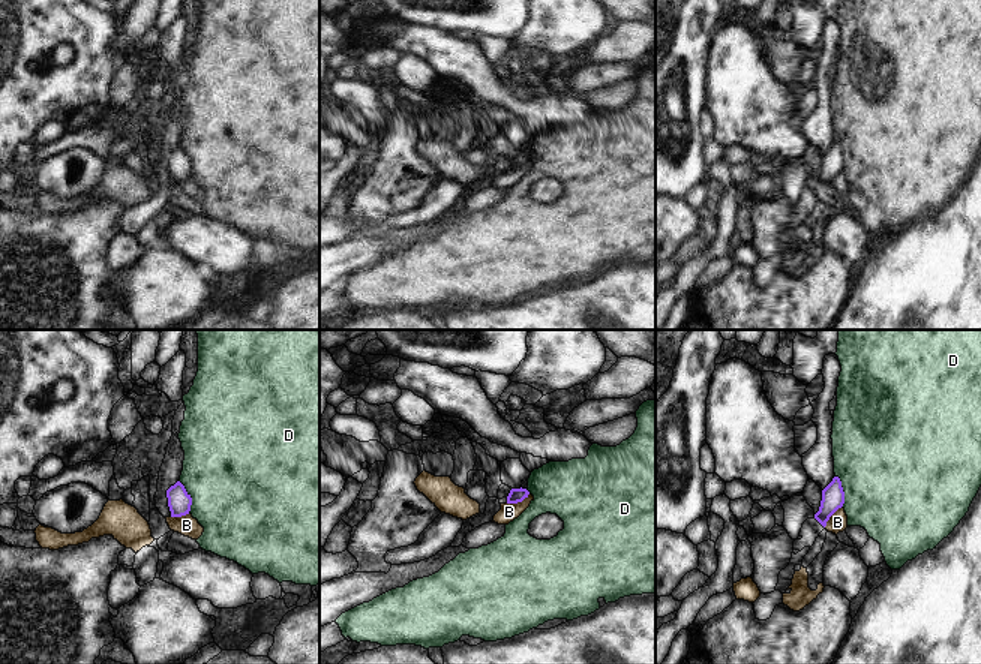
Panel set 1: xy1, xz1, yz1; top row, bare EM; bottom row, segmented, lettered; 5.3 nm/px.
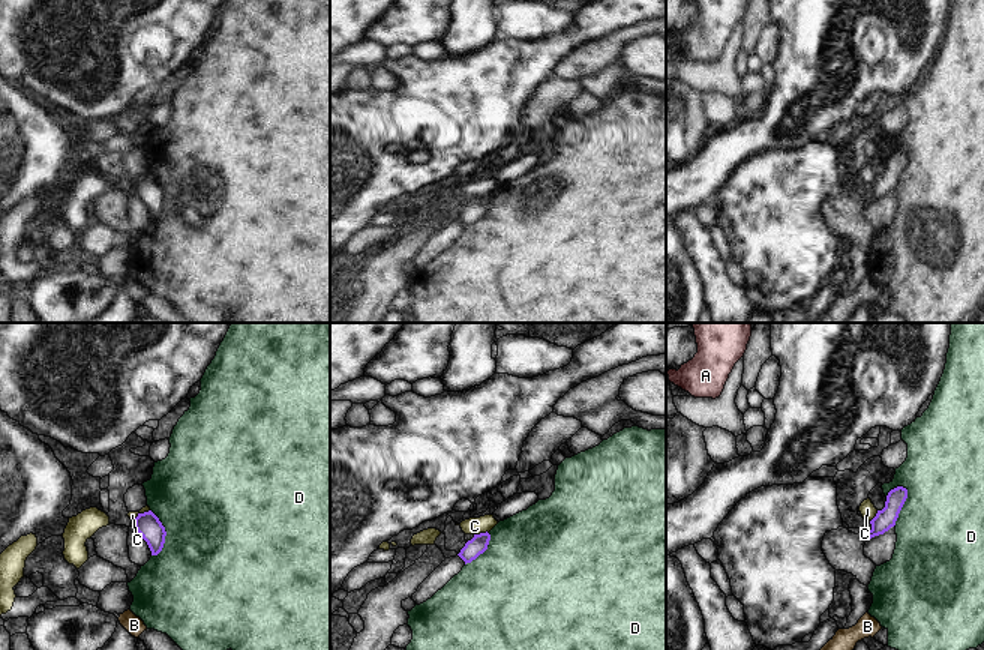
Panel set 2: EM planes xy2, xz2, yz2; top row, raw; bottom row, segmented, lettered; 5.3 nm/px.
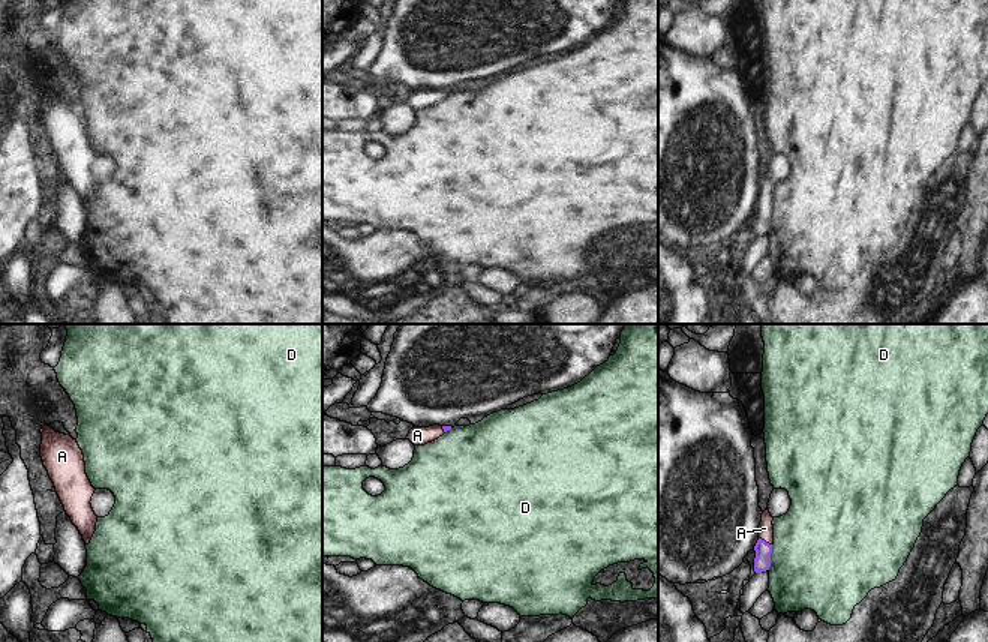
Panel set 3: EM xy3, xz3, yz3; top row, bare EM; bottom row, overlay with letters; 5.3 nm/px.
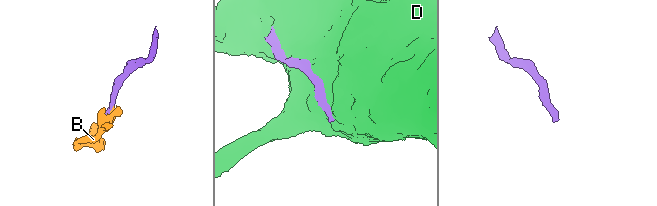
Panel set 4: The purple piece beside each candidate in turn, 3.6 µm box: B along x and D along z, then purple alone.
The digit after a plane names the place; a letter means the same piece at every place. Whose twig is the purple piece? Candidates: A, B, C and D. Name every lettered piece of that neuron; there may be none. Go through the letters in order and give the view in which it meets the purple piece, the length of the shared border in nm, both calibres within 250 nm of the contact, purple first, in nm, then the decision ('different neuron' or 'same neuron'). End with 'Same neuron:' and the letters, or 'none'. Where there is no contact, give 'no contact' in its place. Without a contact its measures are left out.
A: meets purple in yz3; contact 80 nm long; 90 nm thick on the purple side, 80 nm on the other; same neuron
B: meets purple in xz1; contact 140 nm long; 80 nm thick on the purple side, 100 nm on the other; different neuron
C: meets purple in xz2; contact 80 nm long; 100 nm thick on the purple side, 100 nm on the other; different neuron
D: meets purple in yz2; contact 220 nm long; 110 nm thick on the purple side, 460 nm on the other; different neuron
Same neuron: A

